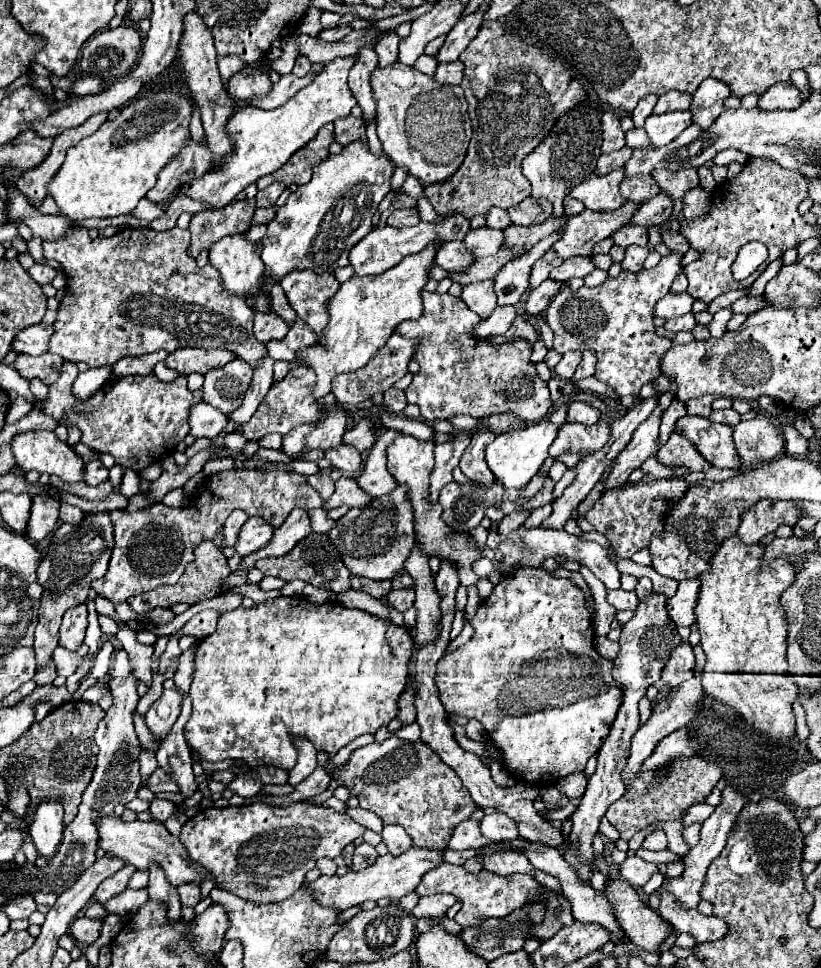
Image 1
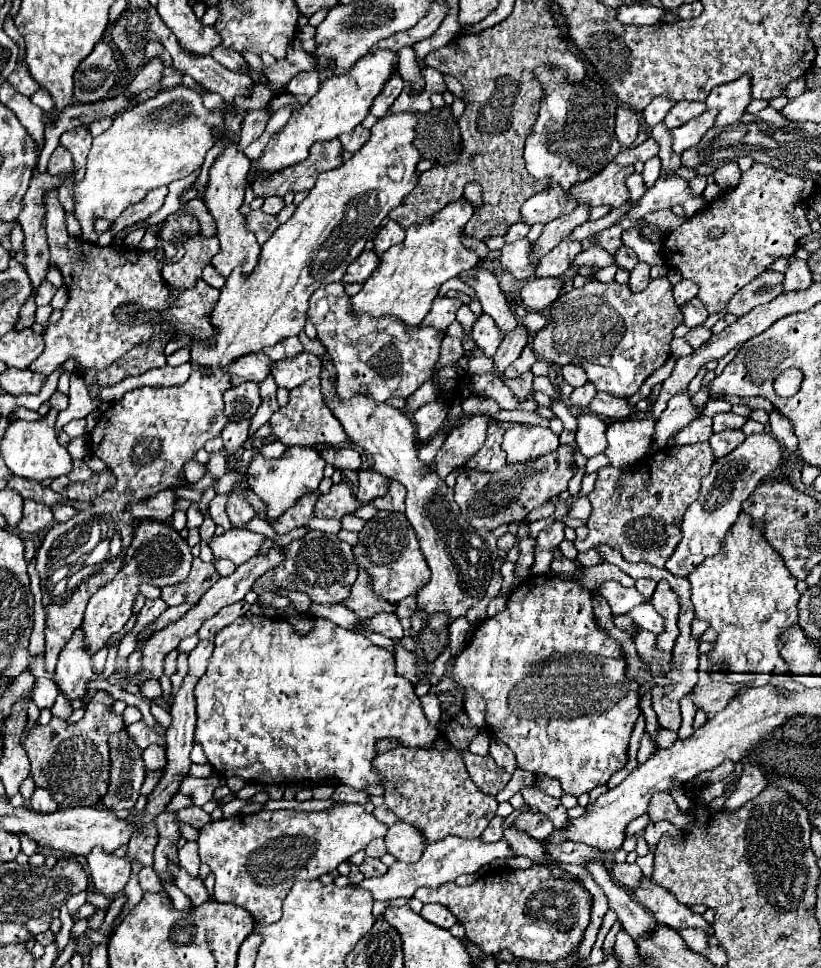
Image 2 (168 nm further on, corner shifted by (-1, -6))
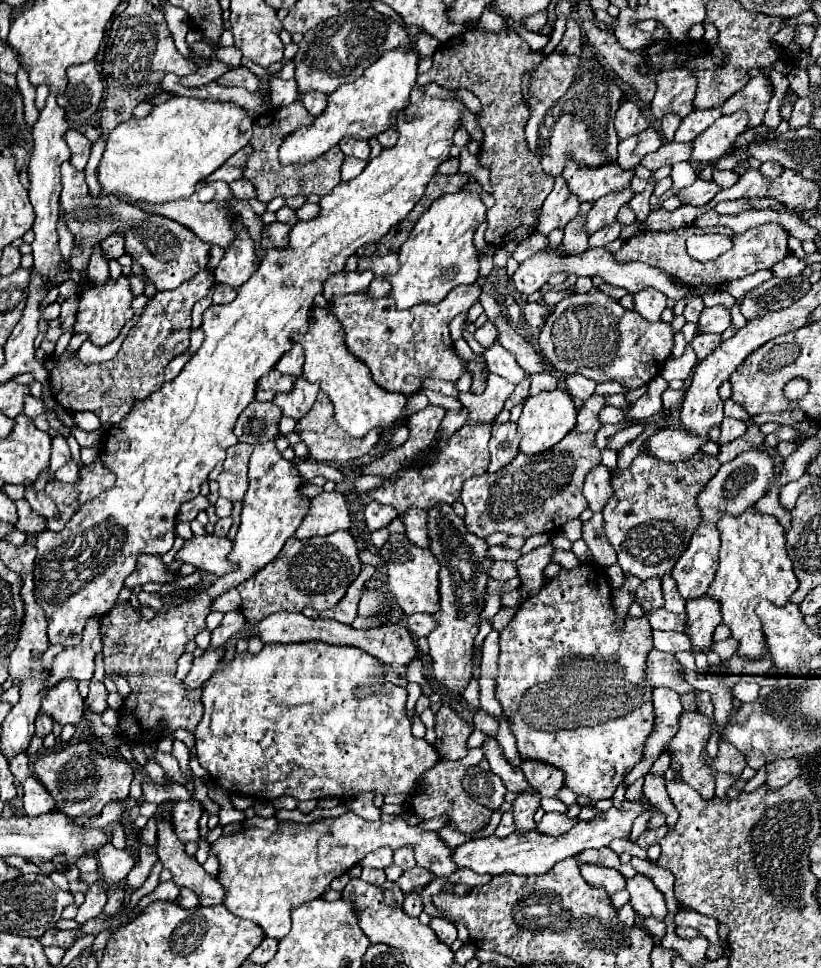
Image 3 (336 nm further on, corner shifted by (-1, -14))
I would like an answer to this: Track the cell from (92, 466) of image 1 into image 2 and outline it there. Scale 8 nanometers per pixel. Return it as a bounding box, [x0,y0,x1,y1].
[68,460,94,482]

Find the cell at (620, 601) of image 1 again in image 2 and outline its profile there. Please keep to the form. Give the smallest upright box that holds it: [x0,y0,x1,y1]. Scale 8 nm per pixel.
[626,602,664,634]

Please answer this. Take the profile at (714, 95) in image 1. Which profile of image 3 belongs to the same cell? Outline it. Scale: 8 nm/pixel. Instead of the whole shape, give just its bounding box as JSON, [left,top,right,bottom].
[722,74,774,128]

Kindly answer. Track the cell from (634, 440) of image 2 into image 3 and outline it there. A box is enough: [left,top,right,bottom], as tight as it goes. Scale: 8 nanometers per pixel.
[646,428,706,462]

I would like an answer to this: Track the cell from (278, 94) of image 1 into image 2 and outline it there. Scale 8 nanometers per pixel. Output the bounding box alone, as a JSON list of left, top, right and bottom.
[240,108,270,150]

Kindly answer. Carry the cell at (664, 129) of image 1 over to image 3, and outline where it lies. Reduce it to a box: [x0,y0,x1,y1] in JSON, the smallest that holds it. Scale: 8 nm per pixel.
[692,110,748,162]

